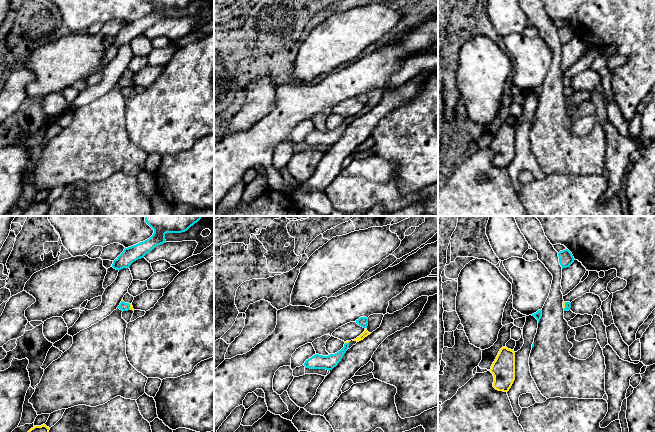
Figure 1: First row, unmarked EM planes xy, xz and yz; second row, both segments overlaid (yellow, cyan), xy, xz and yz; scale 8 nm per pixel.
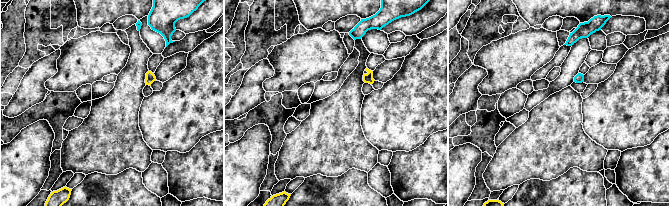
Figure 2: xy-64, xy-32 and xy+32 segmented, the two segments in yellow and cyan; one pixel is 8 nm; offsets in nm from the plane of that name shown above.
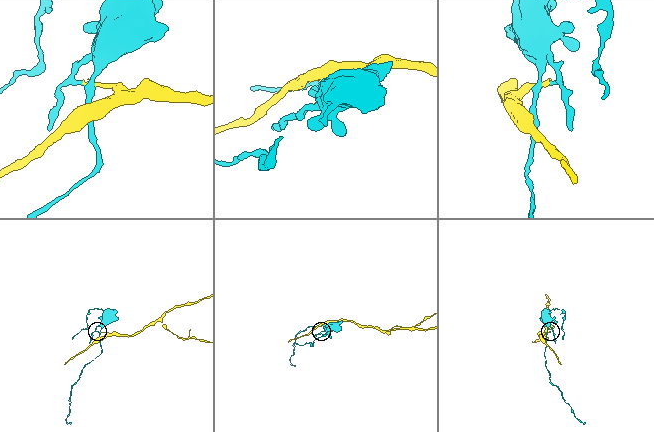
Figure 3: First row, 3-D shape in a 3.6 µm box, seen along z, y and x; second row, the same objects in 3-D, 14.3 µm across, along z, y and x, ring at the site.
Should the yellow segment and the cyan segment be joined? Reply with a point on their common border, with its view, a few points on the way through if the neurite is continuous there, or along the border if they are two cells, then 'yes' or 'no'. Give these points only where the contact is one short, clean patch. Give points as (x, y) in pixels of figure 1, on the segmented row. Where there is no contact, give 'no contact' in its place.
meets yellow in yz at (564, 305); runs through yz (563, 301), (564, 305), (567, 304); yes

